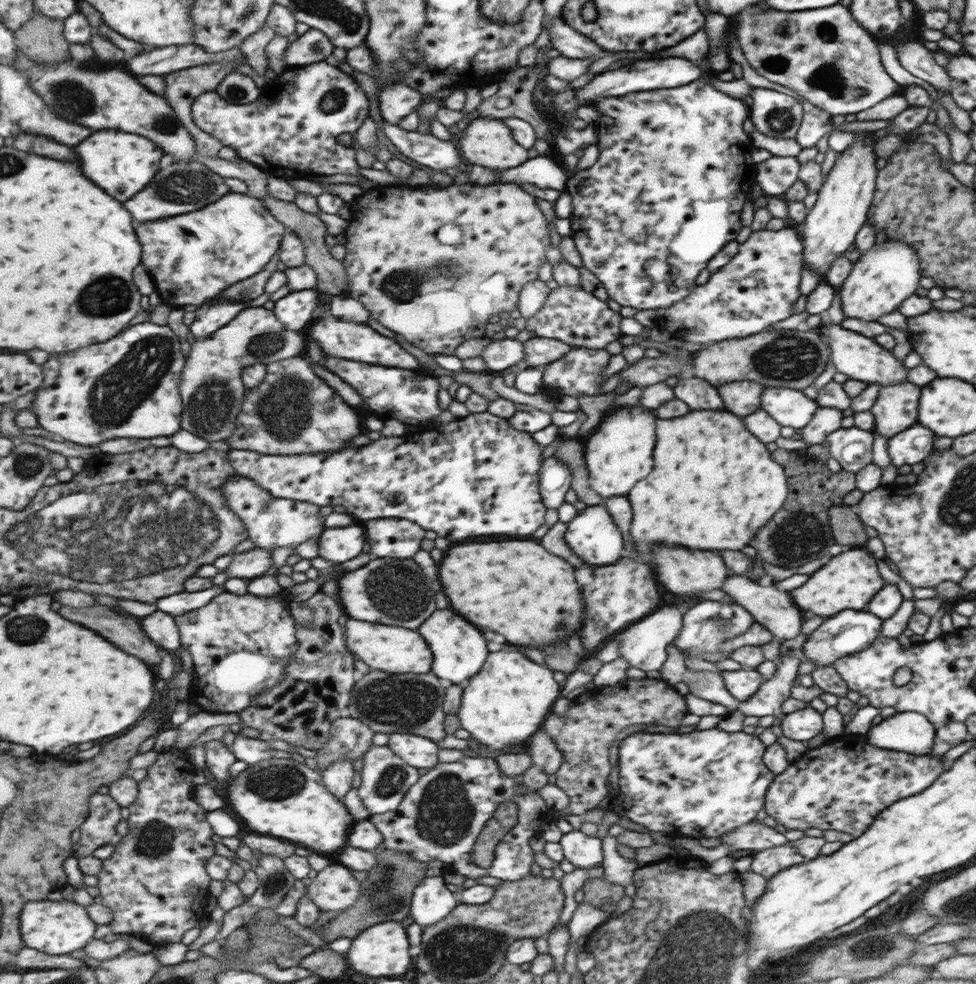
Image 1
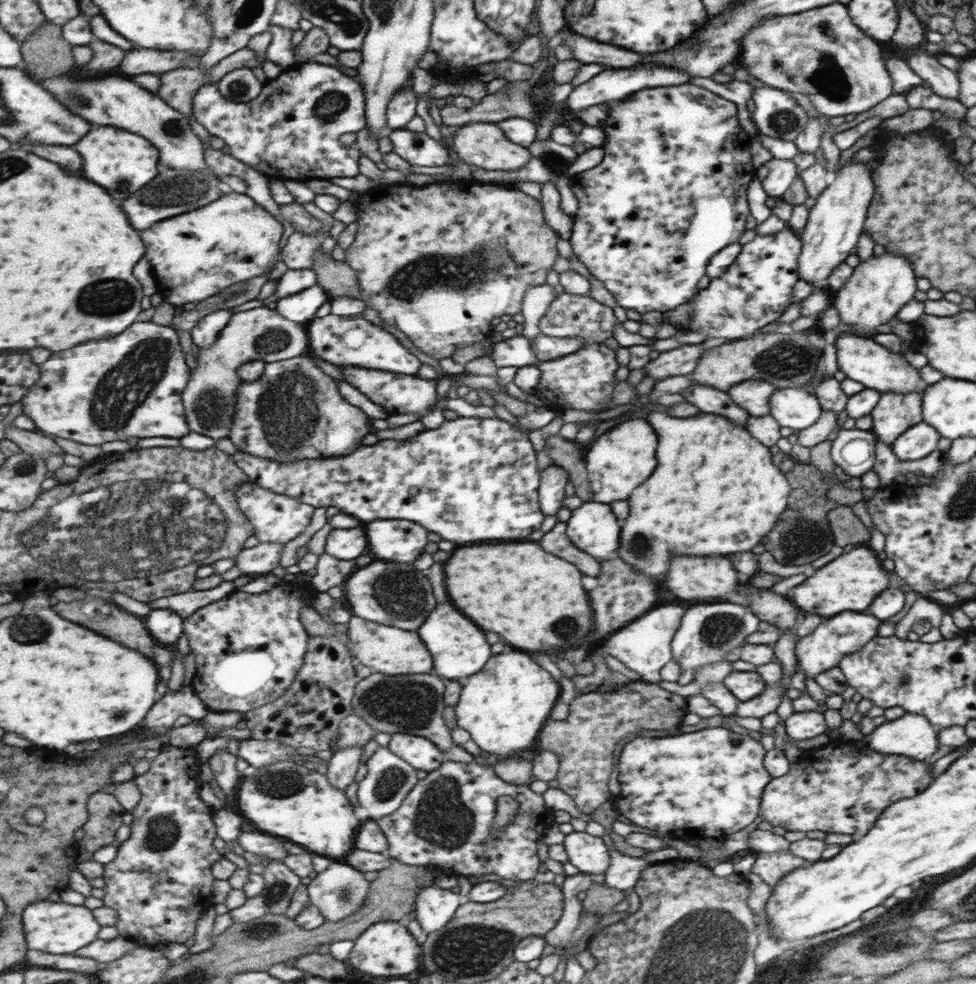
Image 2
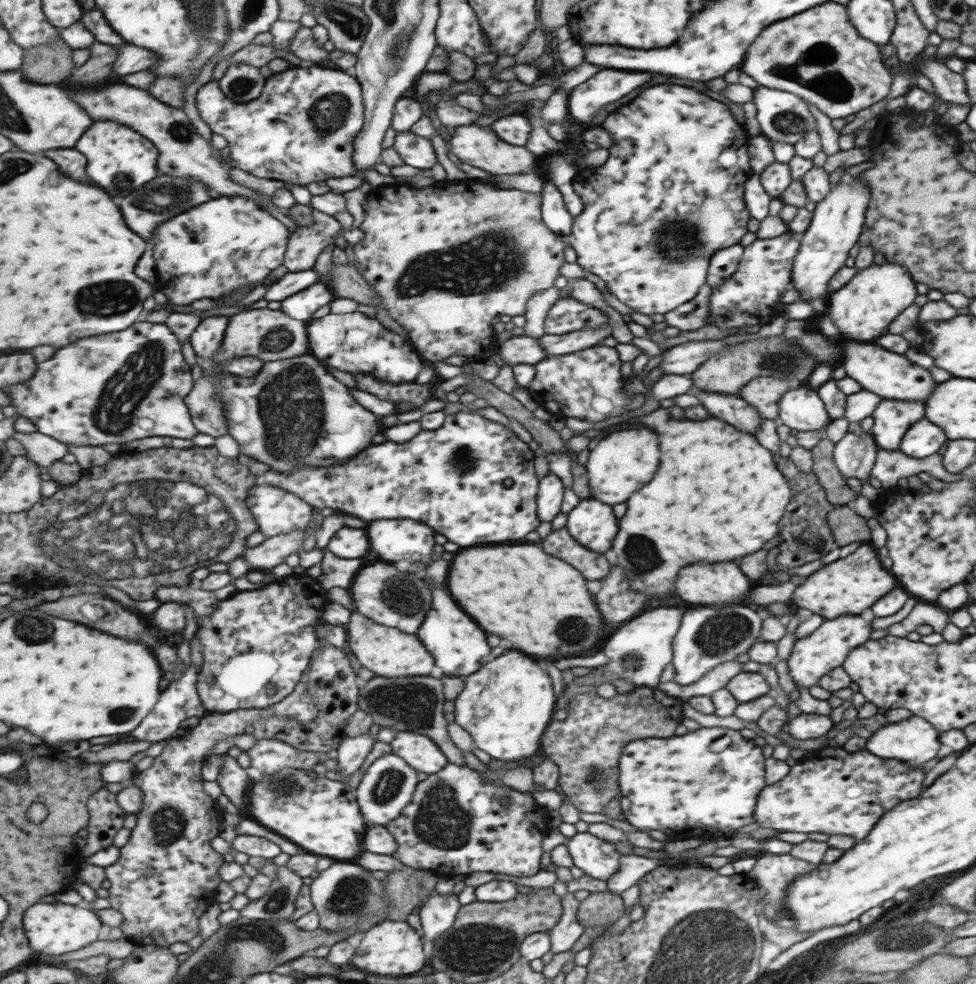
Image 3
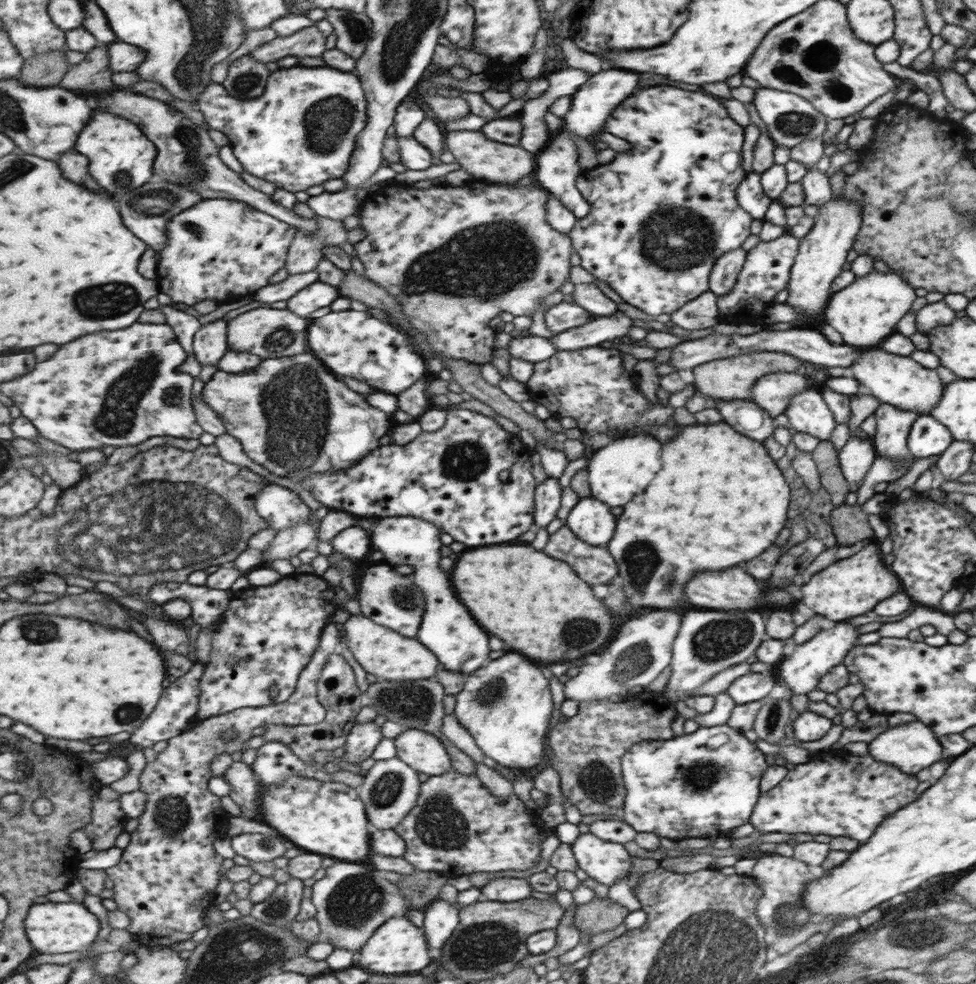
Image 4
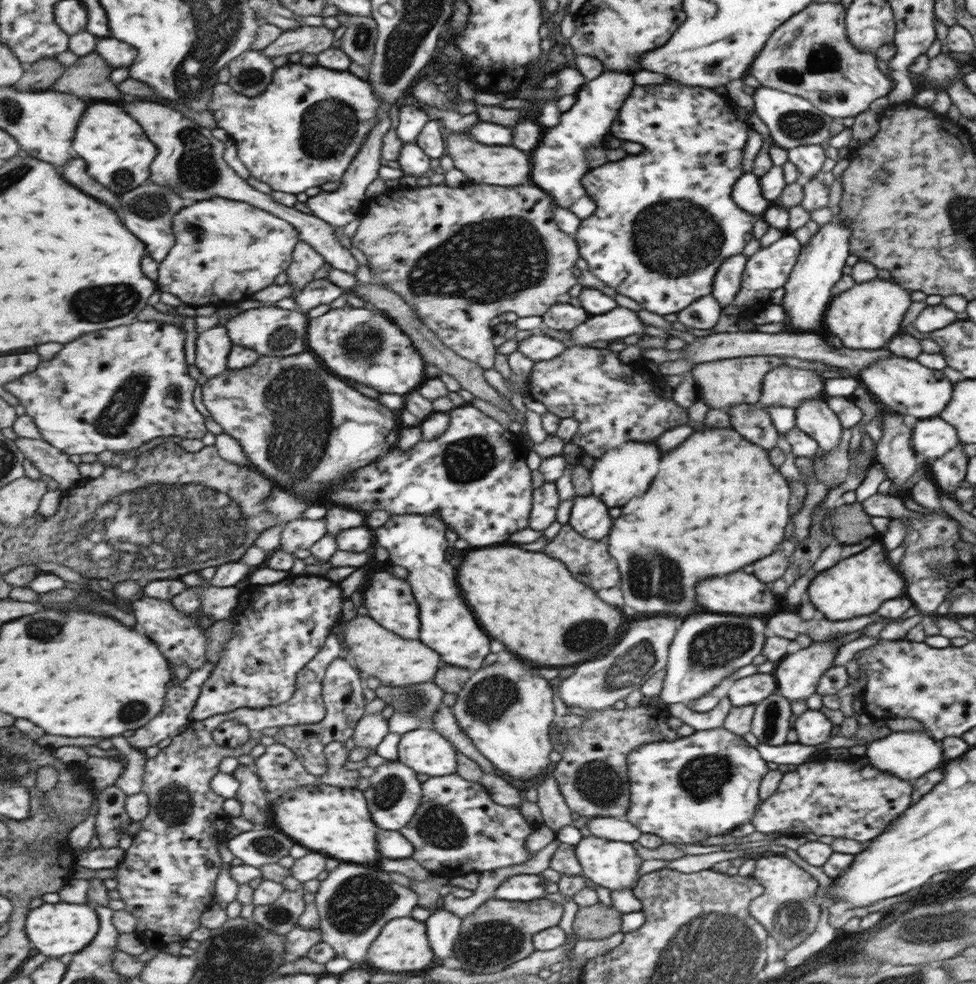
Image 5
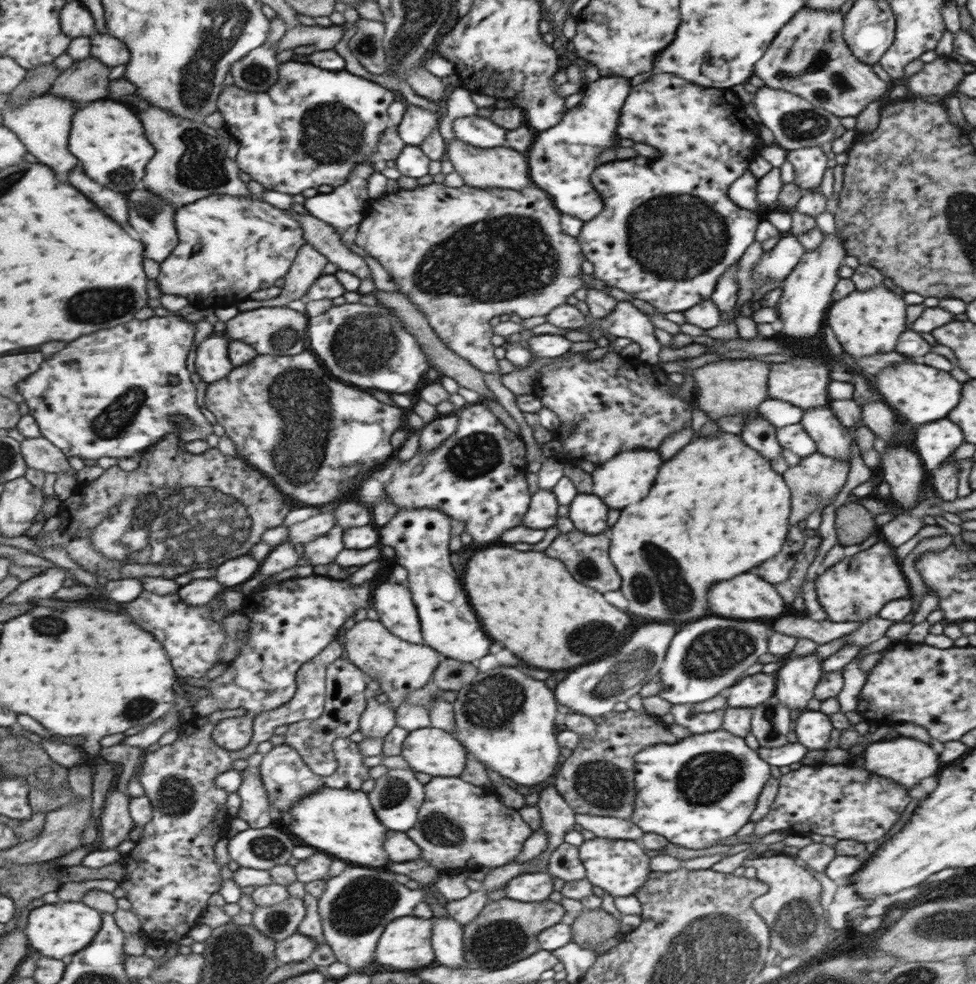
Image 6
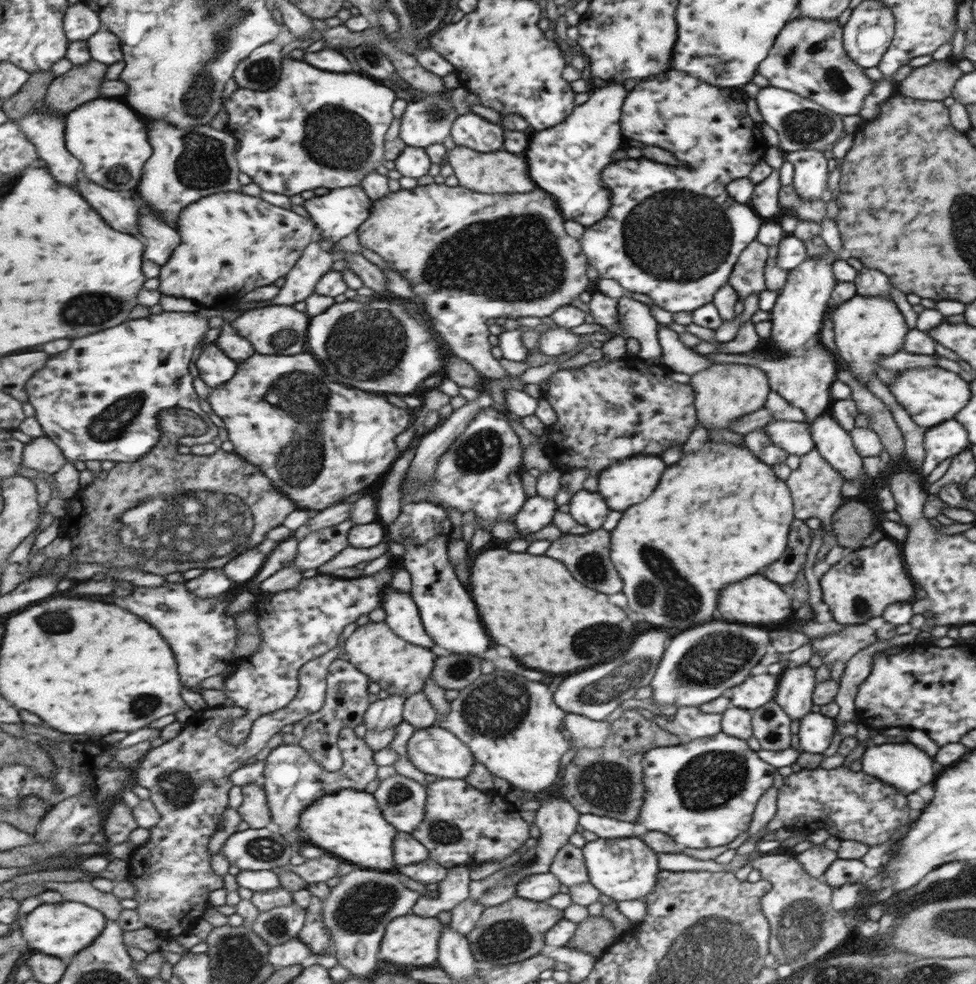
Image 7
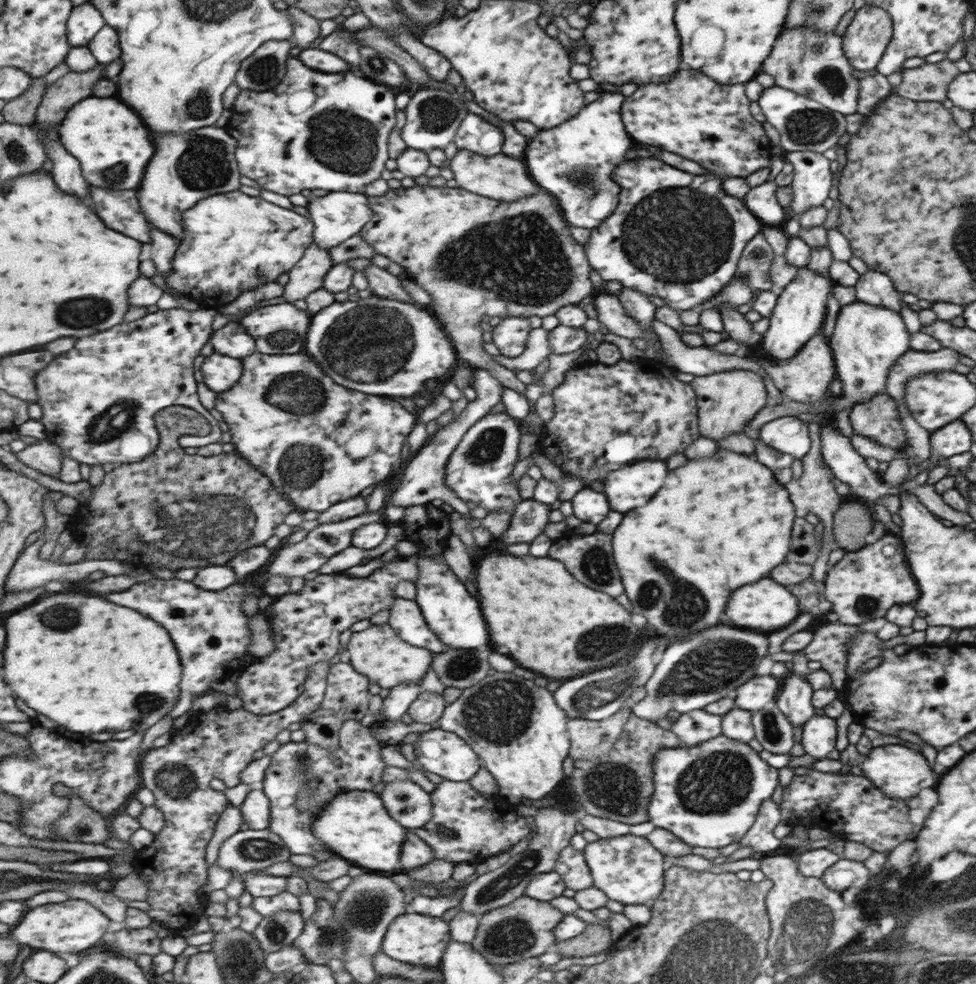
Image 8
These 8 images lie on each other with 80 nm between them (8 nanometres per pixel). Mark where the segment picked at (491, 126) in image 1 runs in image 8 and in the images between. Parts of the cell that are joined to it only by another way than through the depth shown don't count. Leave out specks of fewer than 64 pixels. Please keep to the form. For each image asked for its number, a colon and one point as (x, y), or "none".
2: (483, 145)
3: (477, 146)
4: (484, 160)
5: (481, 164)
6: (501, 168)
7: (501, 171)
8: (503, 178)

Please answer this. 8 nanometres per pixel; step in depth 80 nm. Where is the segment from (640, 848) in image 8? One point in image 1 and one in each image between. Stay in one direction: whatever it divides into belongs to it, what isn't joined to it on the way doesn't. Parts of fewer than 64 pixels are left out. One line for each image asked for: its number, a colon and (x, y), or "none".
1: (582, 851)
2: (588, 854)
3: (597, 858)
4: (606, 862)
5: (613, 865)
6: (619, 867)
7: (622, 868)

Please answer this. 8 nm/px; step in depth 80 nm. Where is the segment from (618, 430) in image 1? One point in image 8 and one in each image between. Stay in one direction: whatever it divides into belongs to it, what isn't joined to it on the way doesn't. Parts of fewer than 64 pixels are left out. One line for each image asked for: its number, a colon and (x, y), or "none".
2: (617, 460)
3: (621, 462)
4: (622, 468)
5: (619, 474)
6: (626, 478)
7: (629, 481)
8: (632, 486)

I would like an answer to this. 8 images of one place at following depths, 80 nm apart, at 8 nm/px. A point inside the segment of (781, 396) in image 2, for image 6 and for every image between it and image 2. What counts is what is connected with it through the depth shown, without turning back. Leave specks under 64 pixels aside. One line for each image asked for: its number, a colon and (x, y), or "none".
3: (801, 409)
4: (807, 413)
5: (812, 416)
6: (820, 423)

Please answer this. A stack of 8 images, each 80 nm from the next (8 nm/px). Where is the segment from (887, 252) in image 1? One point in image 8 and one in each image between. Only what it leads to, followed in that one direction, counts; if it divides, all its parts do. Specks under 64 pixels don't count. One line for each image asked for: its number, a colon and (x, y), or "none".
2: (877, 288)
3: (861, 309)
4: (863, 312)
5: (866, 316)
6: (865, 322)
7: (866, 328)
8: (867, 340)

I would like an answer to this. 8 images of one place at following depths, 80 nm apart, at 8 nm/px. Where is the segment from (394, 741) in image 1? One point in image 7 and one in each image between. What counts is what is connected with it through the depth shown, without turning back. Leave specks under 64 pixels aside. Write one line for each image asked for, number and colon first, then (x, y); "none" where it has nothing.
2: (420, 752)
3: (422, 753)
4: (424, 752)
5: (424, 750)
6: (433, 751)
7: (433, 750)

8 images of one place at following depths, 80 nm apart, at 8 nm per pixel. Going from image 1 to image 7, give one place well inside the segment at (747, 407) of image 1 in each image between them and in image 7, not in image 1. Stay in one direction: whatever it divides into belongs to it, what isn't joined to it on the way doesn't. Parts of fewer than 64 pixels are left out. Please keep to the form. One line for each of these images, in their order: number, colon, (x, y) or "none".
2: (754, 396)
3: (763, 393)
4: (772, 392)
5: (785, 386)
6: (799, 382)
7: (803, 382)

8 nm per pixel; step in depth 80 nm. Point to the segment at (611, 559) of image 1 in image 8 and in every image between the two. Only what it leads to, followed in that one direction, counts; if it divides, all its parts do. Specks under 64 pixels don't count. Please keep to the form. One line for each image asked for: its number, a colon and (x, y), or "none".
2: (592, 528)
3: (591, 523)
4: (590, 520)
5: (589, 516)
6: (587, 512)
7: (587, 509)
8: (589, 506)

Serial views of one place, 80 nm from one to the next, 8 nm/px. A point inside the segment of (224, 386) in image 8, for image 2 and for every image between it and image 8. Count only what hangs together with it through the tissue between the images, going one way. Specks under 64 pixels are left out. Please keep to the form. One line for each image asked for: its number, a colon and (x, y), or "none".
2: (207, 330)
3: (208, 336)
4: (211, 343)
5: (213, 346)
6: (213, 362)
7: (216, 367)

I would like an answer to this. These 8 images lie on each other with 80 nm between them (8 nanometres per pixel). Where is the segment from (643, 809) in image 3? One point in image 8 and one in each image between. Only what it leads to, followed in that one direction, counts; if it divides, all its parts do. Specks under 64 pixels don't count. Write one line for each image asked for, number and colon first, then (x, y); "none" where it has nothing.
4: (672, 789)
5: (678, 792)
6: (693, 792)
7: (701, 794)
8: (707, 795)

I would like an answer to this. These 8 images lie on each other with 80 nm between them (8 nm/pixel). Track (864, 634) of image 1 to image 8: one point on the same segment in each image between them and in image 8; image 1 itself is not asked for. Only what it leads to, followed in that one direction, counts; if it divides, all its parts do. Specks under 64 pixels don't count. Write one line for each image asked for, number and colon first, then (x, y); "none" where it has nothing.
2: (830, 641)
3: (825, 648)
4: (810, 660)
5: (797, 674)
6: (795, 680)
7: (795, 684)
8: (793, 698)

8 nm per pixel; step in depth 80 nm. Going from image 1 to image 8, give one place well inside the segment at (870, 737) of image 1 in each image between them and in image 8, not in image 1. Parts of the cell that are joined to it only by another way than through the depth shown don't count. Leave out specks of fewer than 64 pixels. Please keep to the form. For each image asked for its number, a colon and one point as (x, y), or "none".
2: (911, 735)
3: (913, 740)
4: (911, 746)
5: (906, 754)
6: (906, 761)
7: (902, 765)
8: (900, 772)

